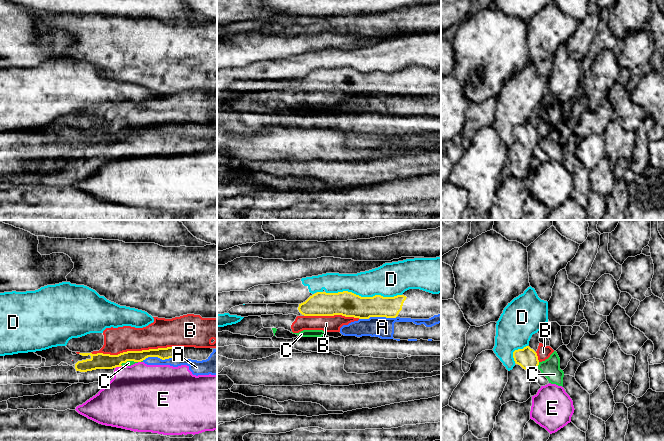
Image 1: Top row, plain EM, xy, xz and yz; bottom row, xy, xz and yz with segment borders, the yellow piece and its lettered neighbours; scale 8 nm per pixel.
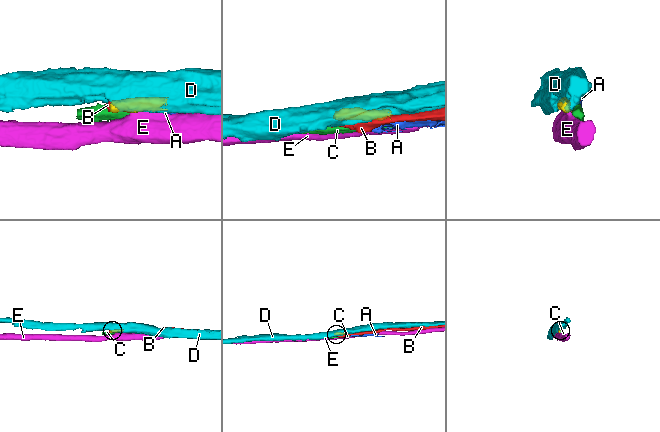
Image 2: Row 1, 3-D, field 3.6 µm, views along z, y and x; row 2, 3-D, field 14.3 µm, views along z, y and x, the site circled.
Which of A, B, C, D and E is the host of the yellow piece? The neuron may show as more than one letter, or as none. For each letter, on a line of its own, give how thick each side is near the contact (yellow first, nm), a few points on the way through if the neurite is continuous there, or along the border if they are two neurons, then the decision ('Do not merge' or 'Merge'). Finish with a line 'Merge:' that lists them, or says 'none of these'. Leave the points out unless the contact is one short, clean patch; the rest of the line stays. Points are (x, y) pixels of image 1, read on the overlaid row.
A: Thickness 190 nm (yellow) against 170 nm. Do not merge
B: Thickness 130 nm (yellow) against 220 nm. Do not merge
C: Thickness 170 nm (yellow) against 160 nm. Boundary: yz (539, 362), (537, 368). Do not merge
D: Thickness 200 nm (yellow) against 260 nm. Do not merge
E: Thickness 130 nm (yellow) against 420 nm. Boundary: xy (121, 365), (115, 368). Do not merge
Merge: none of these

